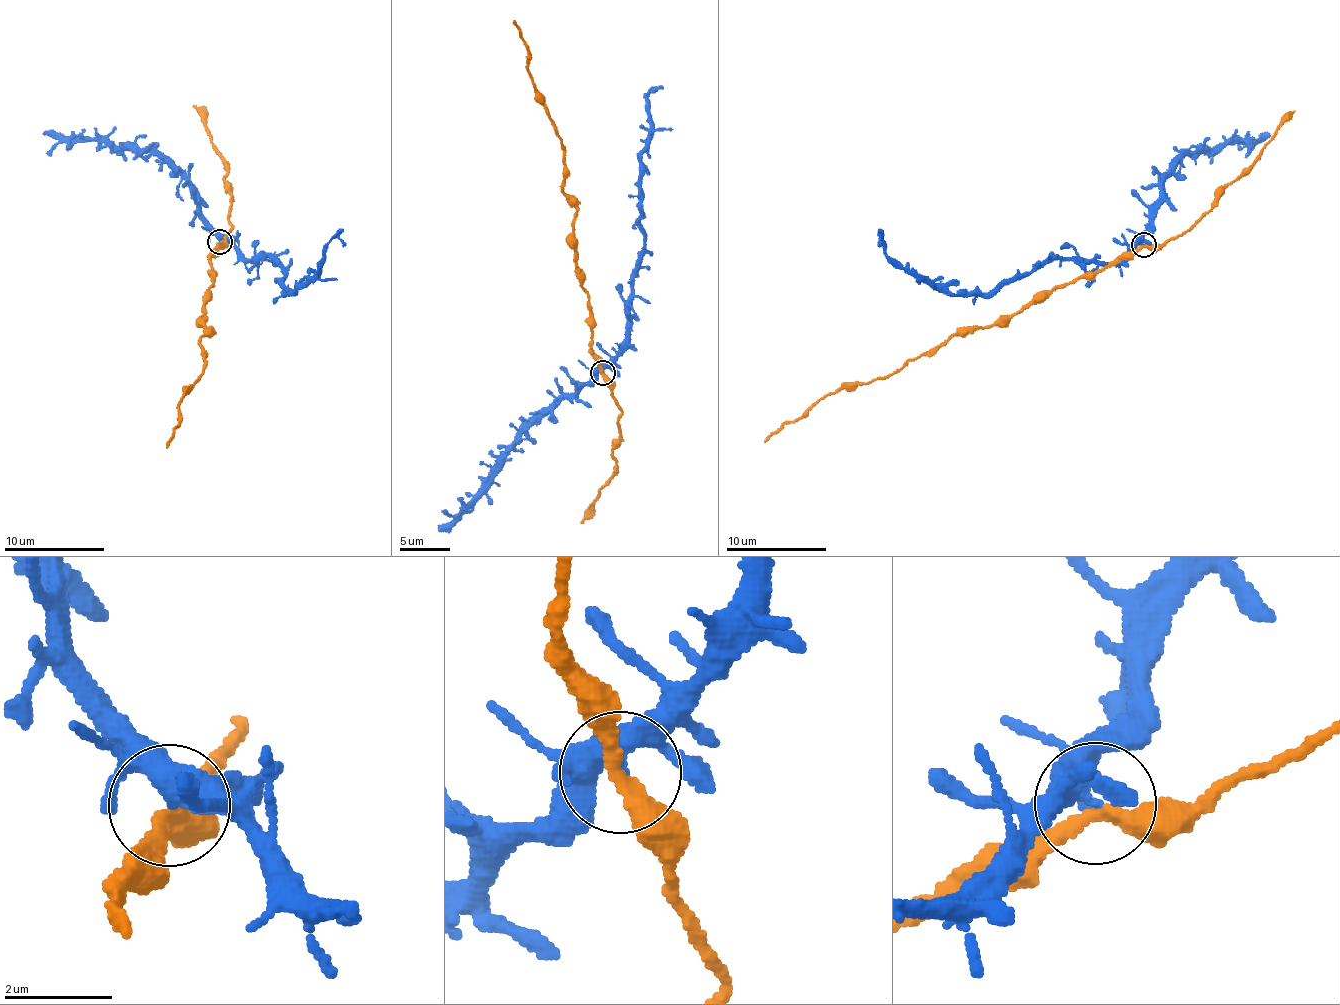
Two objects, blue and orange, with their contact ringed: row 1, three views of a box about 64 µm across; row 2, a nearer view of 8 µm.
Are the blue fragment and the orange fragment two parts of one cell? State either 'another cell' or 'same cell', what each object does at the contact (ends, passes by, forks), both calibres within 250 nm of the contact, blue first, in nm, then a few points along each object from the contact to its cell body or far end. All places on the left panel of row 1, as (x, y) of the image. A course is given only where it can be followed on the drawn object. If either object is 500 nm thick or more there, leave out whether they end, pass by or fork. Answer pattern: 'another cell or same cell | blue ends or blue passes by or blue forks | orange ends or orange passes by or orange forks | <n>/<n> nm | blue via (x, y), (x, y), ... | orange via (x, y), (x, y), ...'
another cell | blue passes by | orange passes by | 360/280 nm | blue via (219, 242), (269, 256), (293, 293), (315, 279), (325, 244), (342, 247) | orange via (219, 242), (203, 314), (211, 328), (200, 341), (207, 364), (179, 403), (183, 419), (166, 447)

